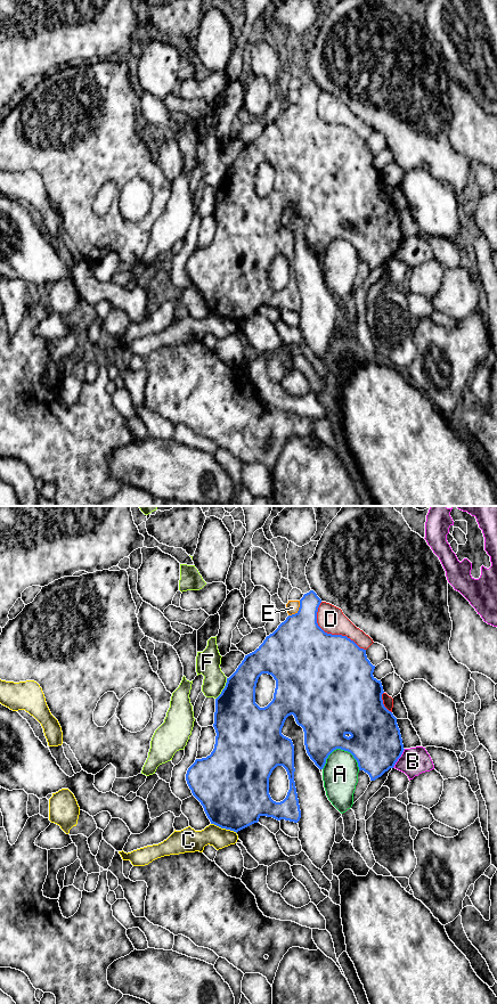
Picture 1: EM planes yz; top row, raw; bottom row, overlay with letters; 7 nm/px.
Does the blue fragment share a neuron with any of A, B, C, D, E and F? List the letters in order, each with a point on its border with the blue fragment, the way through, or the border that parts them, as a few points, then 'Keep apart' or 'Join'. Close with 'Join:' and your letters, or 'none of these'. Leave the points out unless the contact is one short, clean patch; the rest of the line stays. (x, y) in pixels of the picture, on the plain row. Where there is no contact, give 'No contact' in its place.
A: Touches blue at yz (340, 237). Keep apart
B: Touches blue at yz (399, 246). Keep apart
C: Touches blue at yz (223, 317). Boundary: yz (211, 312), (233, 319), (236, 323). Keep apart
D: Touches blue at yz (331, 123). Keep apart
E: Touches blue at yz (299, 99). Keep apart
F: Touches blue at yz (223, 178). Boundary: yz (227, 168), (225, 177), (216, 188). Keep apart
Join: none of these

